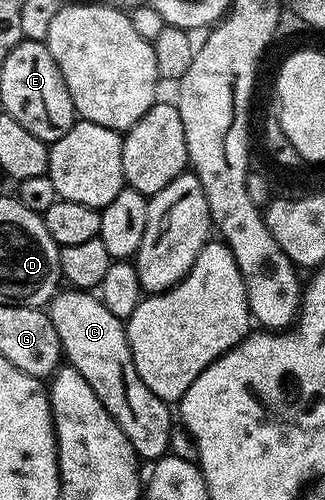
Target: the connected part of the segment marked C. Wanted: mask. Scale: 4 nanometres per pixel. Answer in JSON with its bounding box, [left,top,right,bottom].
[46,289,174,462]

